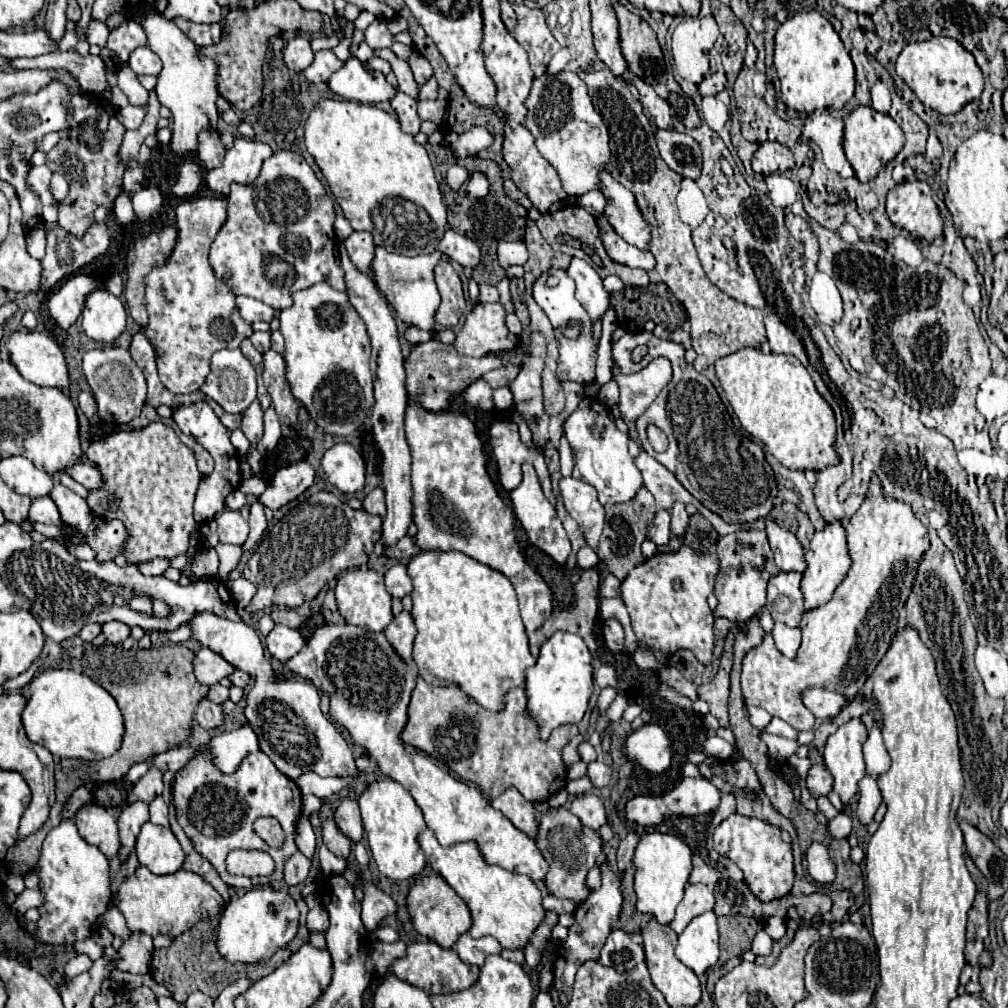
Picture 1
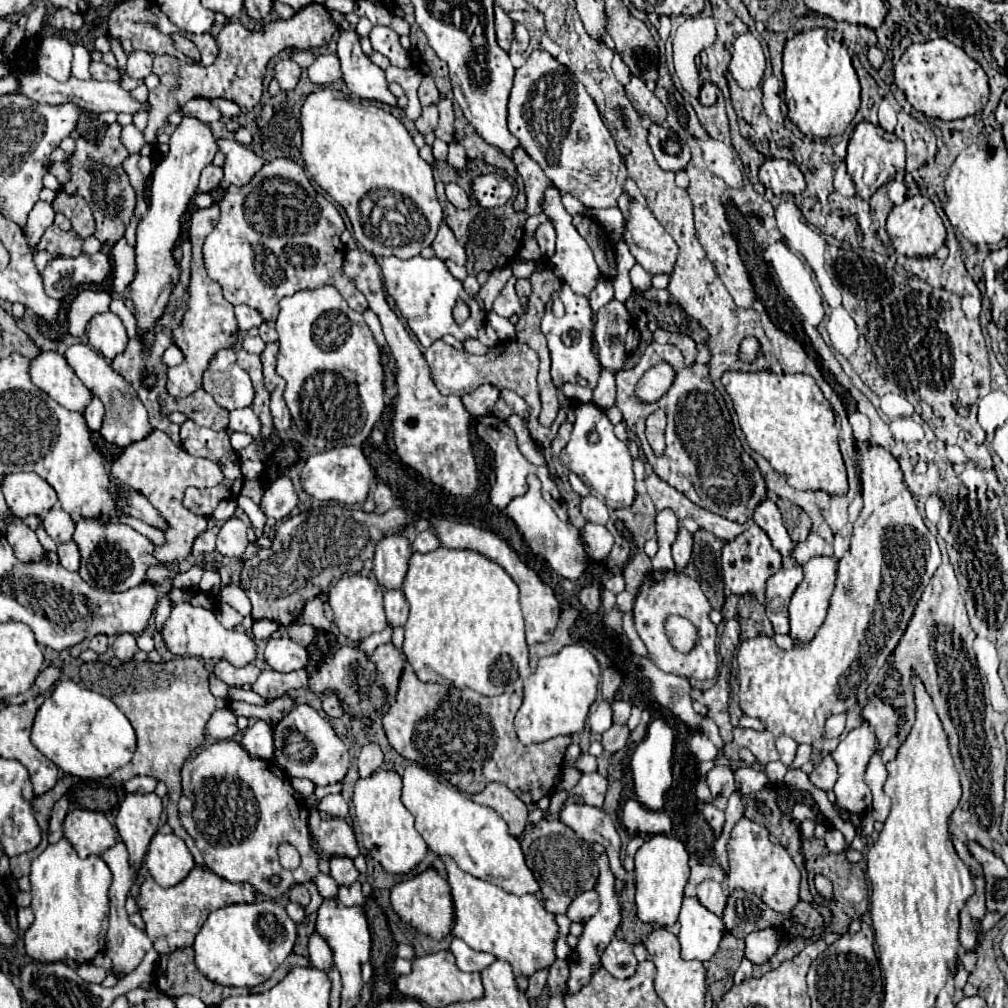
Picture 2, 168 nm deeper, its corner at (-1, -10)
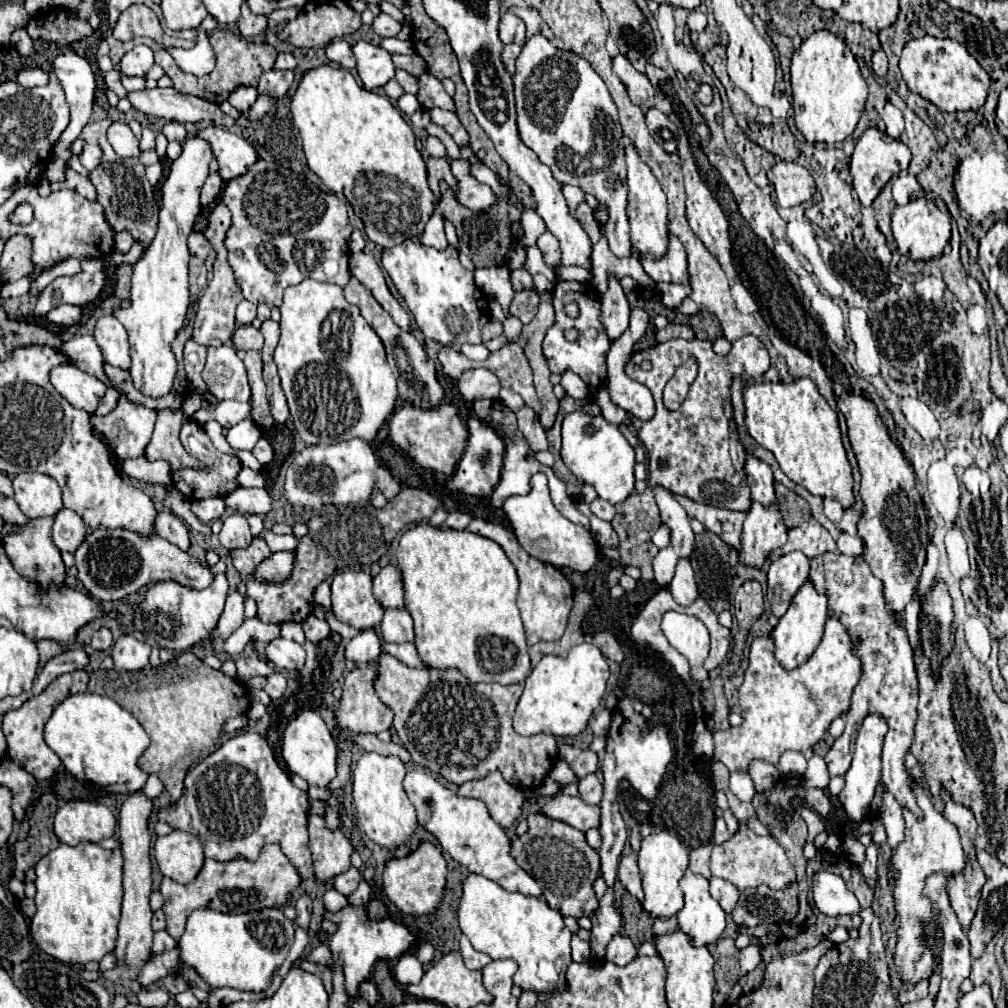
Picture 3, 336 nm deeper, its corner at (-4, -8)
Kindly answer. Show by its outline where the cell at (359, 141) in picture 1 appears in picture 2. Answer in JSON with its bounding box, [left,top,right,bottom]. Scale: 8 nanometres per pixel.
[300,88,442,258]

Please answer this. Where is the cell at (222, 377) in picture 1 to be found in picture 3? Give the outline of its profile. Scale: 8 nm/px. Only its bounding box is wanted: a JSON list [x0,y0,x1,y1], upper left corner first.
[203,344,251,402]

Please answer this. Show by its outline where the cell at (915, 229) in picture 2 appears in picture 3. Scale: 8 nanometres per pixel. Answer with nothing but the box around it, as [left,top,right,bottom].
[891,198,951,260]

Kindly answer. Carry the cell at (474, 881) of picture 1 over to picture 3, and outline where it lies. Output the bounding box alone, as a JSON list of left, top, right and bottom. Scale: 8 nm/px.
[459,874,571,992]

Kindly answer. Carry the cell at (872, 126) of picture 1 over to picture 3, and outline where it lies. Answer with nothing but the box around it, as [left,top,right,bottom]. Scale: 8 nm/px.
[849,126,911,206]

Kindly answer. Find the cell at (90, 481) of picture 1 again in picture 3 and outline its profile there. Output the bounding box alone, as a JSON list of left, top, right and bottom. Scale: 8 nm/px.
[157,510,189,550]

